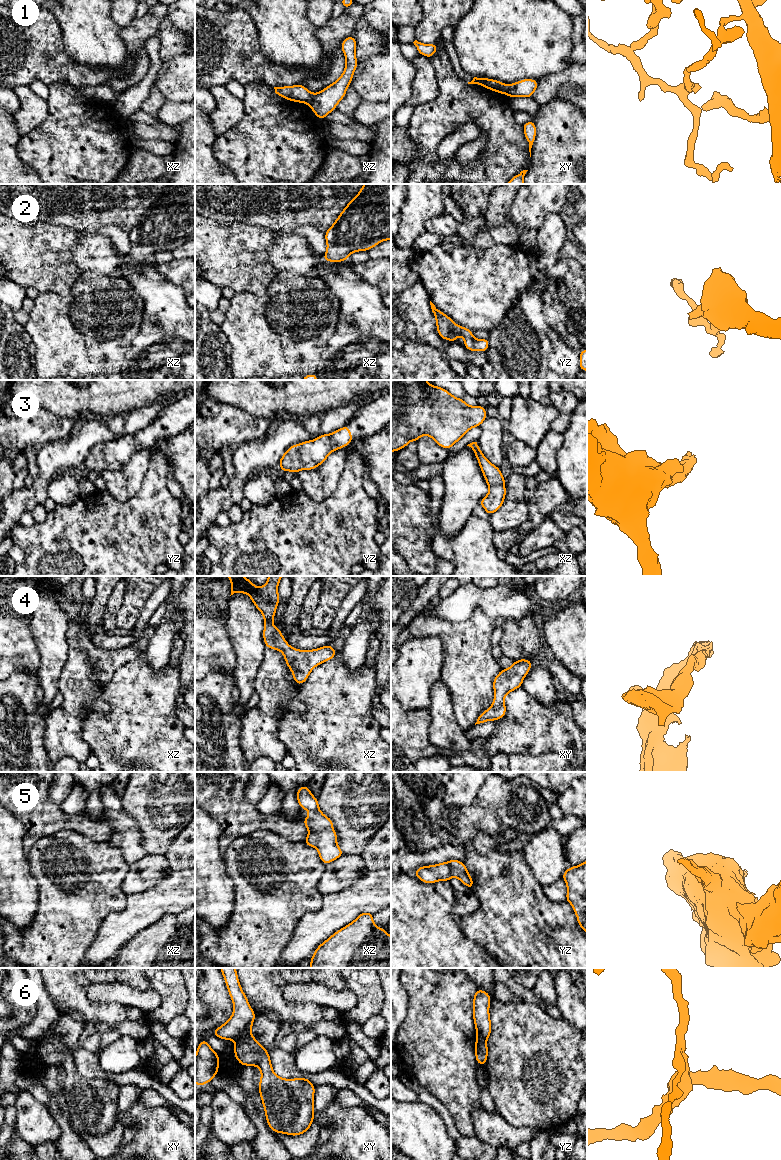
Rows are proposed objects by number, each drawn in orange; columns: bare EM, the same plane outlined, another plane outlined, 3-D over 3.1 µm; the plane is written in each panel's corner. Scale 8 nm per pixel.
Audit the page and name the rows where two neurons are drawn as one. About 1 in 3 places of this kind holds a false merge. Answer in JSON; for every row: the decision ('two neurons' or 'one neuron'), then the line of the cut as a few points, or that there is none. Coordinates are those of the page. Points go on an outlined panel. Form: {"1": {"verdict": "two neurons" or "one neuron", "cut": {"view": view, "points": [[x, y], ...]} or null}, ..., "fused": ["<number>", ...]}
{"1": {"verdict": "two neurons", "cut": {"view": "xz", "points": [[314, 94], [308, 103]]}}, "2": {"verdict": "one neuron", "cut": null}, "3": {"verdict": "one neuron", "cut": null}, "4": {"verdict": "one neuron", "cut": null}, "5": {"verdict": "one neuron", "cut": null}, "6": {"verdict": "two neurons", "cut": {"view": "xy", "points": [[250, 1033], [233, 1039]]}}, "fused": ["1", "6"]}

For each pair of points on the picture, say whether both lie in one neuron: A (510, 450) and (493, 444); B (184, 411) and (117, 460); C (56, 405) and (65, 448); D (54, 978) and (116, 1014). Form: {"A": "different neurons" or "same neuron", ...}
{"A": "different neurons", "B": "same neuron", "C": "different neurons", "D": "same neuron"}

